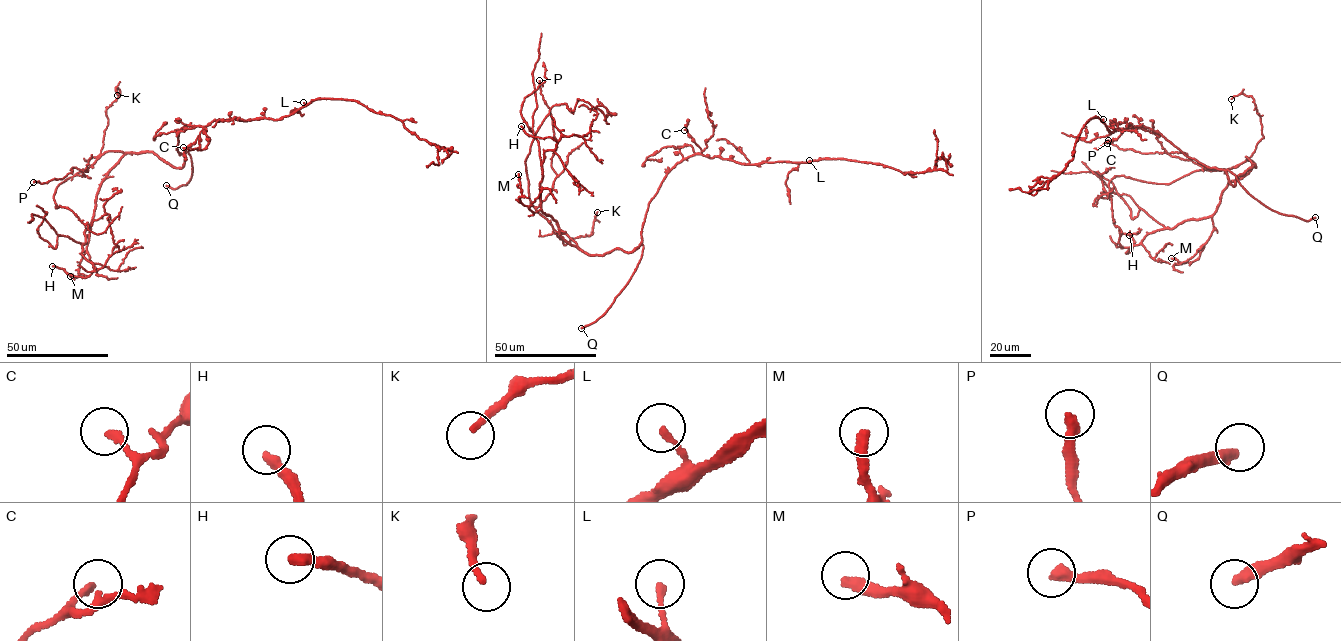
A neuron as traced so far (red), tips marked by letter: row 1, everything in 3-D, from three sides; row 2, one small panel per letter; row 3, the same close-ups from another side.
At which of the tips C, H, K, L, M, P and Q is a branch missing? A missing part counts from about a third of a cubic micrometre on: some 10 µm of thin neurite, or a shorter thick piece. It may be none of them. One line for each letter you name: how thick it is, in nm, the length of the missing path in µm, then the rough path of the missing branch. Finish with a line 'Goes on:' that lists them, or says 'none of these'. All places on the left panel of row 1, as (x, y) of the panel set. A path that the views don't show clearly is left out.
L: Thickness 180 nm. Missing length about 7 µm
Q: Thickness 360 nm. Missing length about 10 µm. Course of what is missing: (166, 185), (147, 179)
Goes on: L, Q

